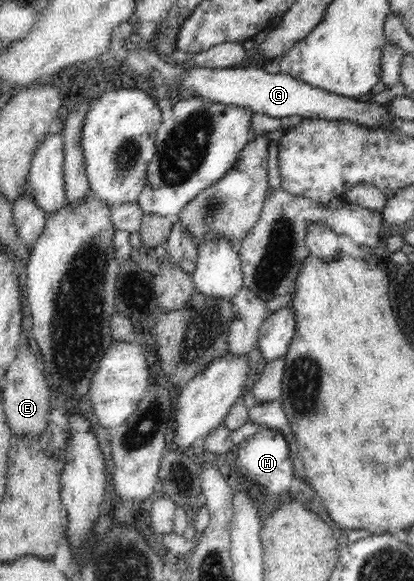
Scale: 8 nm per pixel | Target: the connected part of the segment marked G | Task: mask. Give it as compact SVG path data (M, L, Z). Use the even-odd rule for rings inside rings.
M194 67L185 70L178 81L179 86L192 90L197 97L216 103L250 109L252 113L264 114L274 118L301 116L303 119L318 118L328 121L350 121L370 129L387 129L386 126L398 116L390 115L386 104L360 102L327 91L316 89L305 82L298 81L288 74L268 74L262 68L210 69Z

